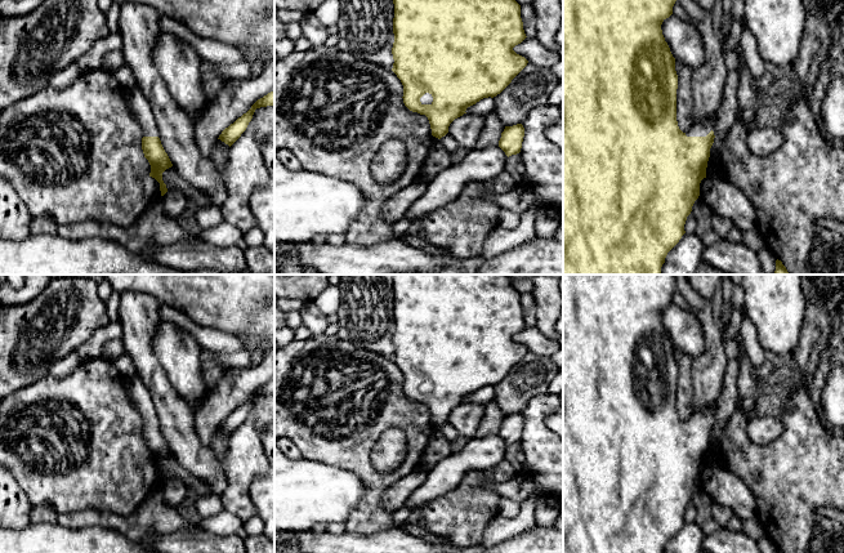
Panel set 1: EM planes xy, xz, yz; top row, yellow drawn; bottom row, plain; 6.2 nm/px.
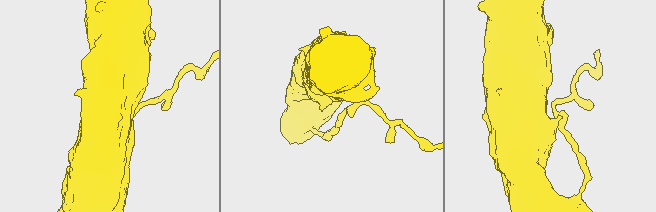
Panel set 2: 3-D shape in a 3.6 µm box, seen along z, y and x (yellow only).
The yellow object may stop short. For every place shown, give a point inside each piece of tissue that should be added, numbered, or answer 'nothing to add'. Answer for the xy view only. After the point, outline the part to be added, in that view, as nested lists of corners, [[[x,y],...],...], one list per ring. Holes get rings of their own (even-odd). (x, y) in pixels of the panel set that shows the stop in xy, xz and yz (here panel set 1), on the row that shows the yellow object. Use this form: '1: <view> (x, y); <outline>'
1: xy (141, 107); [[[134,86],[133,89],[128,90],[126,101],[143,130],[143,137],[160,138],[158,126],[156,124],[151,103],[143,95],[143,93],[137,86]]]

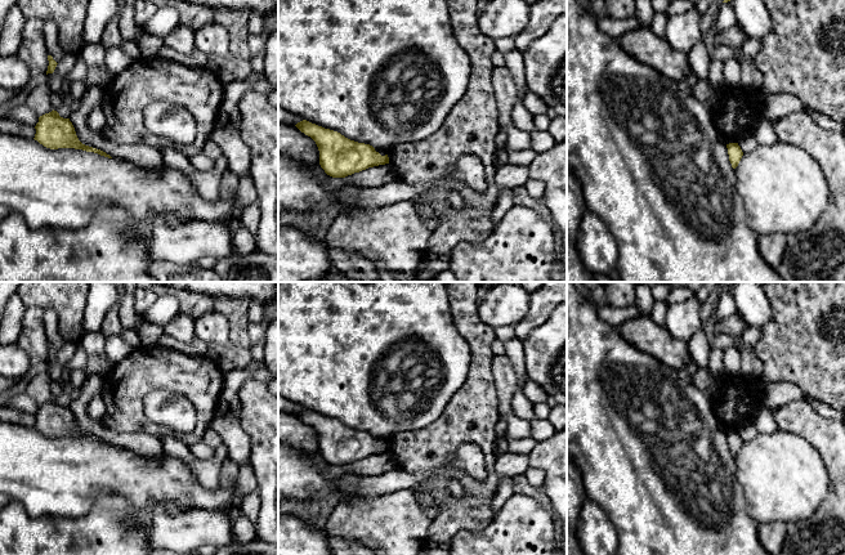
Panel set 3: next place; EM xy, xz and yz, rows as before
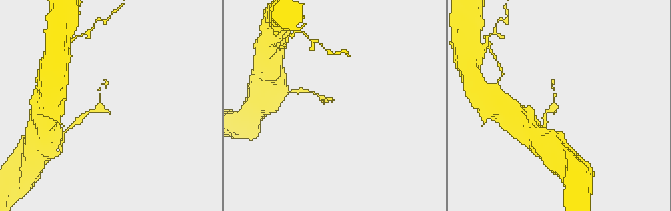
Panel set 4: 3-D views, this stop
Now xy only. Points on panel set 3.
nothing to add

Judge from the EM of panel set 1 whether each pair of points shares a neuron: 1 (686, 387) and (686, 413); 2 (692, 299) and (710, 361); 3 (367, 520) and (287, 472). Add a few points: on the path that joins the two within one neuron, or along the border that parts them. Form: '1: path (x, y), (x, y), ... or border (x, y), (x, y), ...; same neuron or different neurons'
1: path (686, 393), (686, 406); same neuron
2: path (704, 315), (711, 329), (711, 346); same neuron
3: border (362, 482), (362, 499), (344, 522); different neurons

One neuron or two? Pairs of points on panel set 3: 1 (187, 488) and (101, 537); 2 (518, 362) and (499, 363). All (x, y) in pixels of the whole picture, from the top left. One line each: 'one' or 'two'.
1: two
2: two

